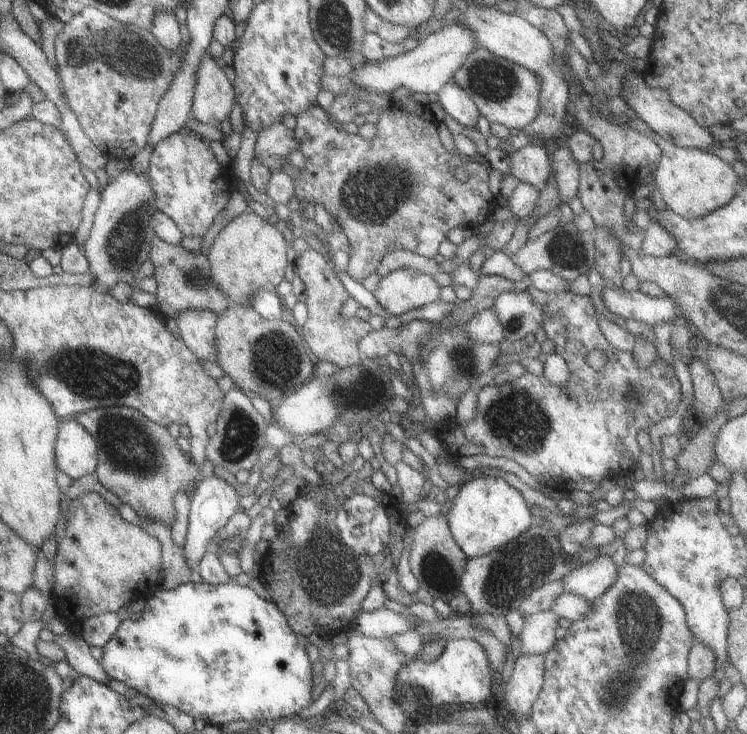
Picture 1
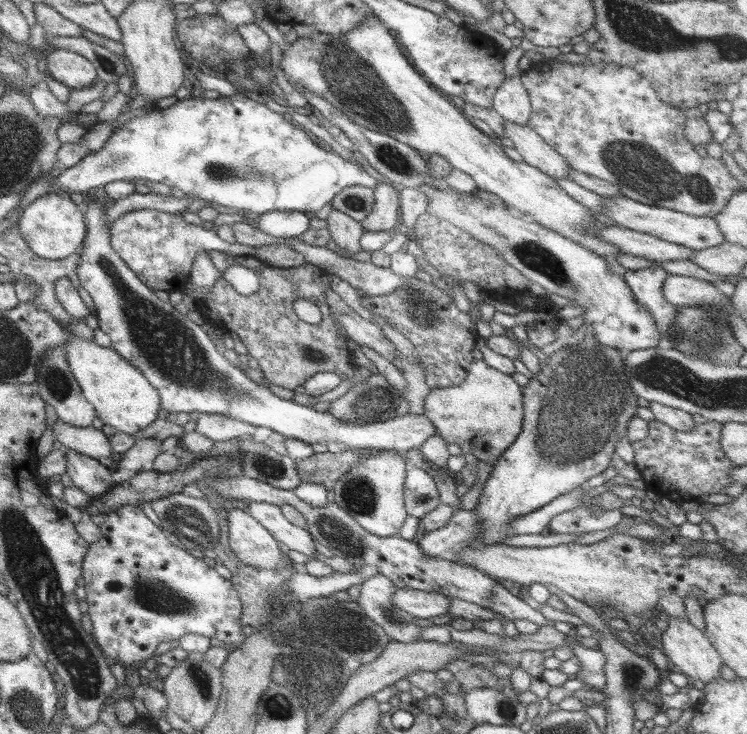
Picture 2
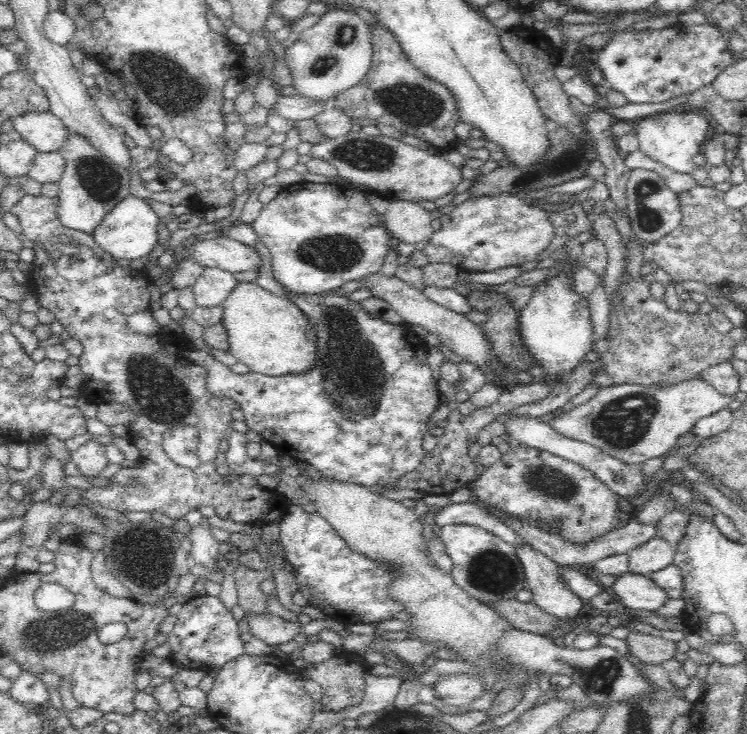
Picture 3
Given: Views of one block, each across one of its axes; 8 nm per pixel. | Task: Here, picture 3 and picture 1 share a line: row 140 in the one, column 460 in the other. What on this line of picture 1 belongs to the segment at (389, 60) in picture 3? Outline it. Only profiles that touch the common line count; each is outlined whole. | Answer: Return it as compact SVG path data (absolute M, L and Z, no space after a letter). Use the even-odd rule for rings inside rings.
M532 286L526 288L525 291L528 292L529 296L532 298L532 301L536 305L541 305L544 308L544 313L546 314L546 320L542 323L542 328L544 329L545 336L549 338L549 340L553 341L554 344L554 353L558 354L563 358L565 364L569 369L569 378L567 382L564 382L562 385L552 385L550 382L547 382L543 375L536 376L527 371L524 372L523 375L518 377L513 377L513 380L507 382L502 385L486 385L478 390L476 394L476 414L475 418L471 420L465 426L460 426L455 424L454 419L449 419L447 423L444 425L445 434L437 434L438 438L441 439L441 445L447 454L454 456L455 458L467 455L473 455L478 453L485 453L488 456L503 456L503 458L507 458L507 460L513 460L515 464L519 464L523 470L526 470L534 479L541 482L542 484L546 484L553 488L553 490L558 490L561 492L568 493L573 490L583 490L583 492L591 492L595 487L598 486L598 482L602 478L607 478L613 476L613 479L617 478L617 476L628 476L631 471L632 464L637 463L639 456L639 446L637 445L637 441L635 436L637 436L637 432L641 430L644 431L649 430L655 422L661 420L661 418L666 418L673 414L676 405L678 404L681 391L679 390L679 382L675 378L673 374L673 369L669 368L665 362L656 356L656 359L647 366L645 369L639 369L634 366L632 360L632 353L624 352L616 349L605 340L603 334L599 330L599 325L597 325L597 315L593 305L591 305L591 301L589 301L589 297L586 295L578 295L574 294L570 291L561 291L555 294L549 294L543 291L538 291L534 289ZM595 348L599 348L605 352L607 357L607 363L604 368L601 370L593 370L585 363L585 356L589 352L589 350L595 350Z

